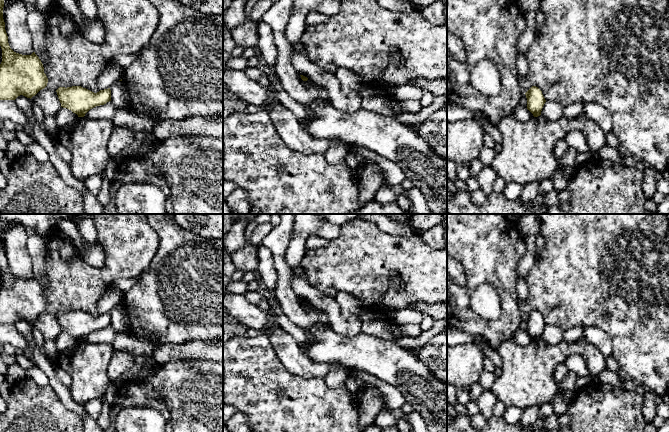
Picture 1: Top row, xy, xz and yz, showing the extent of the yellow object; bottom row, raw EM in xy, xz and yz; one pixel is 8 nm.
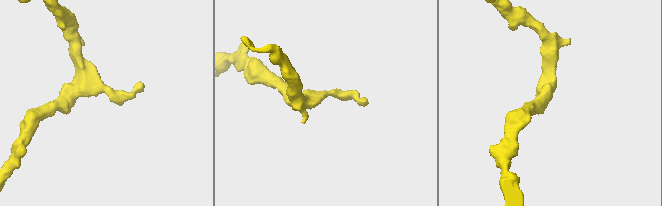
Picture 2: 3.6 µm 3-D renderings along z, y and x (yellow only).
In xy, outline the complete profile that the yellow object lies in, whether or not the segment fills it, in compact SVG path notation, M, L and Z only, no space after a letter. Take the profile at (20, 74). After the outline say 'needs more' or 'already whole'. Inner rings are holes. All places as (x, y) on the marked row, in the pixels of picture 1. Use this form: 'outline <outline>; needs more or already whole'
outline M0 0L0 100L15 100L23 95L32 98L47 86L48 78L39 57L33 52L22 55L14 52L8 43L3 19L4 0Z; already whole

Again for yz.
outline M532 86L525 95L527 98L527 109L534 117L540 116L542 108L546 102L542 91L538 87Z; already whole

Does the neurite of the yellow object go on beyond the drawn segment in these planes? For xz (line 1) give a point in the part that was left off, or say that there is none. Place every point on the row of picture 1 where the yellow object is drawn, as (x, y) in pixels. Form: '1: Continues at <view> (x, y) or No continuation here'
1: No continuation here

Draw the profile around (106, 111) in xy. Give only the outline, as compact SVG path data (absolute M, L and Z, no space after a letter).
M107 102L104 105L96 106L90 109L85 117L90 119L108 119L112 120L116 112L117 107L111 102Z

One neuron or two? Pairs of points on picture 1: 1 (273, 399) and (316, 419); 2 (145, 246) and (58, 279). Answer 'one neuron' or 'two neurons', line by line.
1: one neuron
2: one neuron

